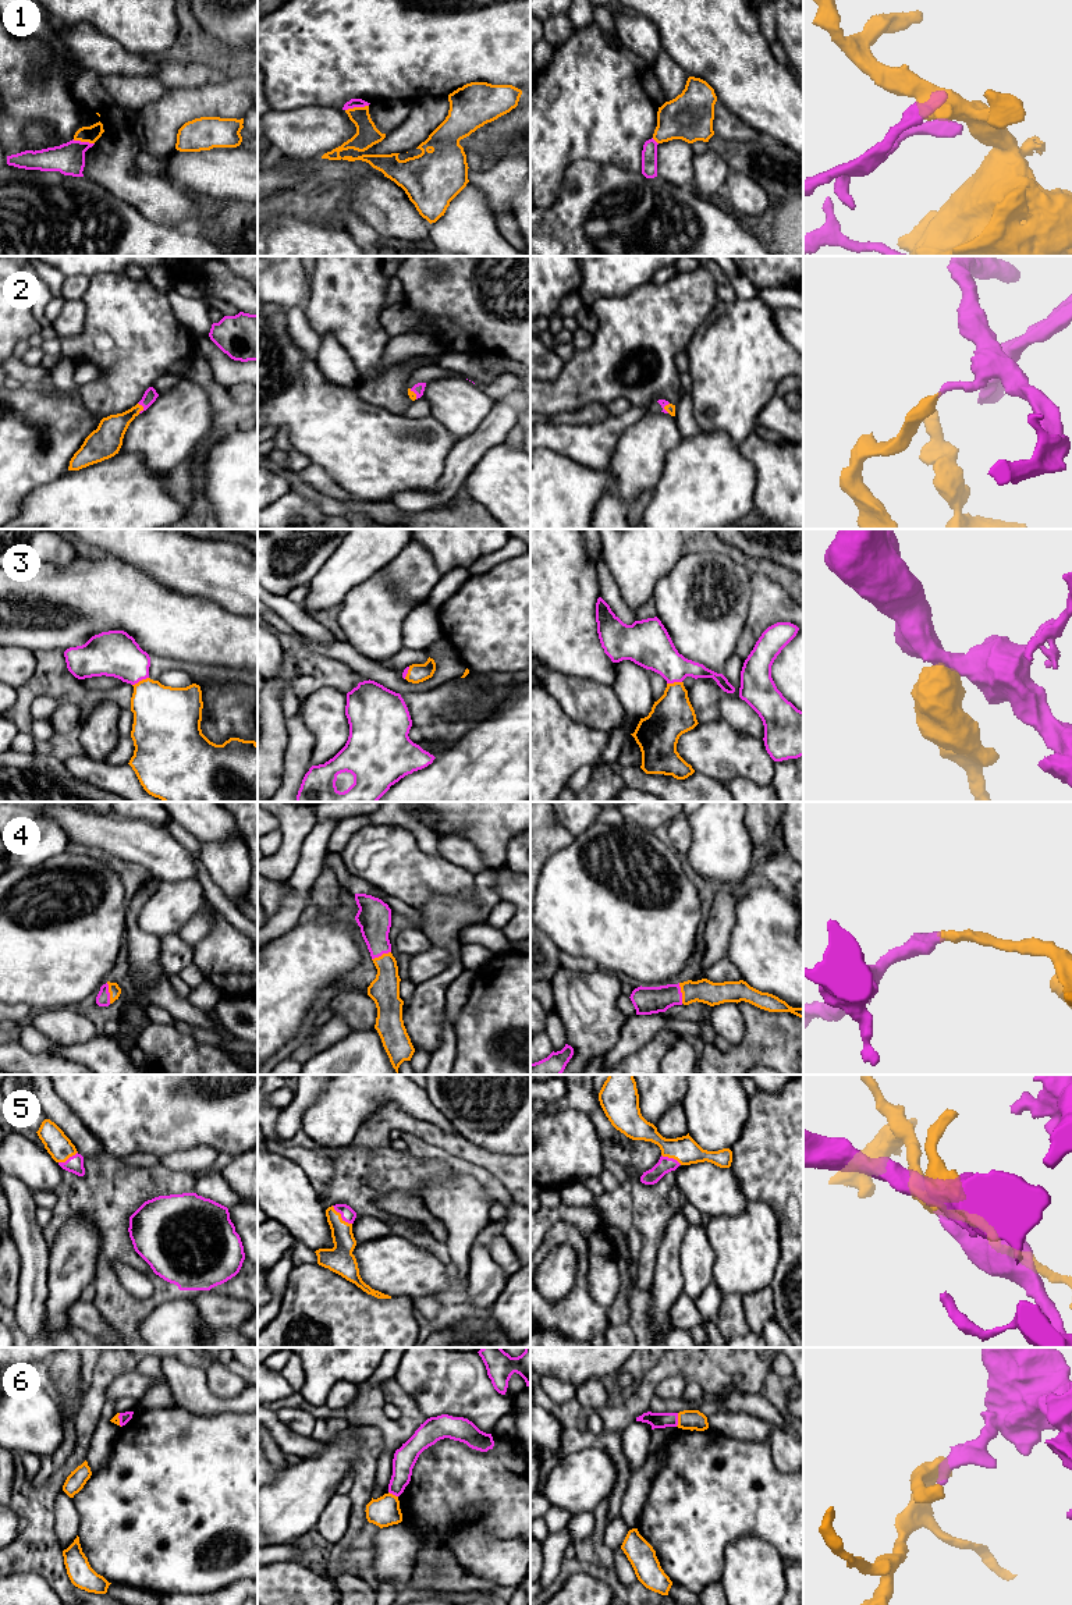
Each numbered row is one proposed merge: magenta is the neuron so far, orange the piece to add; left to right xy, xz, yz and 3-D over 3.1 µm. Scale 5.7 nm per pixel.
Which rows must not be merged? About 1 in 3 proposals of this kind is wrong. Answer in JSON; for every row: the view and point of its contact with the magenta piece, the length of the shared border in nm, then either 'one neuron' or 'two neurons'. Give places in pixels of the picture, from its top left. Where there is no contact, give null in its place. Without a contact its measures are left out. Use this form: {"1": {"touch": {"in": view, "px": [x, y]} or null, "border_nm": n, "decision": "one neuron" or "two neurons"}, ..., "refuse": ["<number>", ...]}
{"1": {"touch": {"in": "xz", "px": [357, 106]}, "border_nm": 140, "decision": "two neurons"}, "2": {"touch": {"in": "xy", "px": [144, 408]}, "border_nm": 60, "decision": "one neuron"}, "3": {"touch": {"in": "xy", "px": [139, 680]}, "border_nm": 110, "decision": "one neuron"}, "4": {"touch": {"in": "xy", "px": [109, 993]}, "border_nm": 120, "decision": "one neuron"}, "5": {"touch": {"in": "xz", "px": [341, 1217]}, "border_nm": 160, "decision": "one neuron"}, "6": {"touch": {"in": "yz", "px": [677, 1420]}, "border_nm": 80, "decision": "two neurons"}, "refuse": ["1", "6"]}

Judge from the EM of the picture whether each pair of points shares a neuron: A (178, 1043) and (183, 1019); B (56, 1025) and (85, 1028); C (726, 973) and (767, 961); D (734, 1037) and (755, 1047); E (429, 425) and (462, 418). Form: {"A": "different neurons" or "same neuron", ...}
{"A": "different neurons", "B": "same neuron", "C": "different neurons", "D": "different neurons", "E": "different neurons"}

